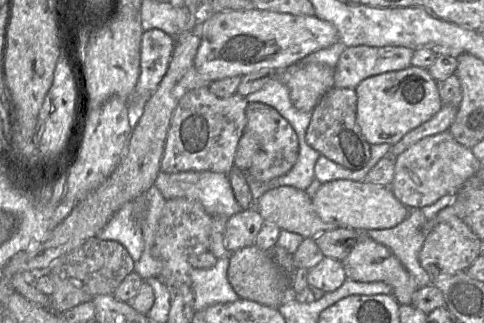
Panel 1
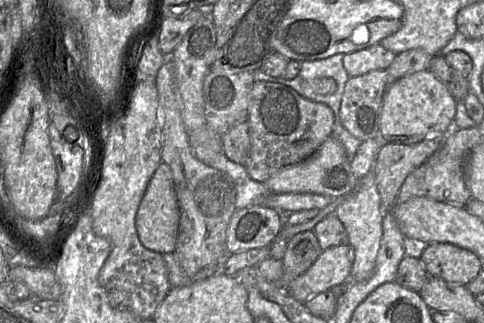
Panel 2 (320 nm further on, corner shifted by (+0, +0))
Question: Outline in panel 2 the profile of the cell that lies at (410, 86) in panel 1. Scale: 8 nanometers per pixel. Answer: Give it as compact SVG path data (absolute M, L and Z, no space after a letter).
M429 70L409 74L388 85L383 96L379 134L386 143L404 145L446 135L454 128L457 103L447 87Z

